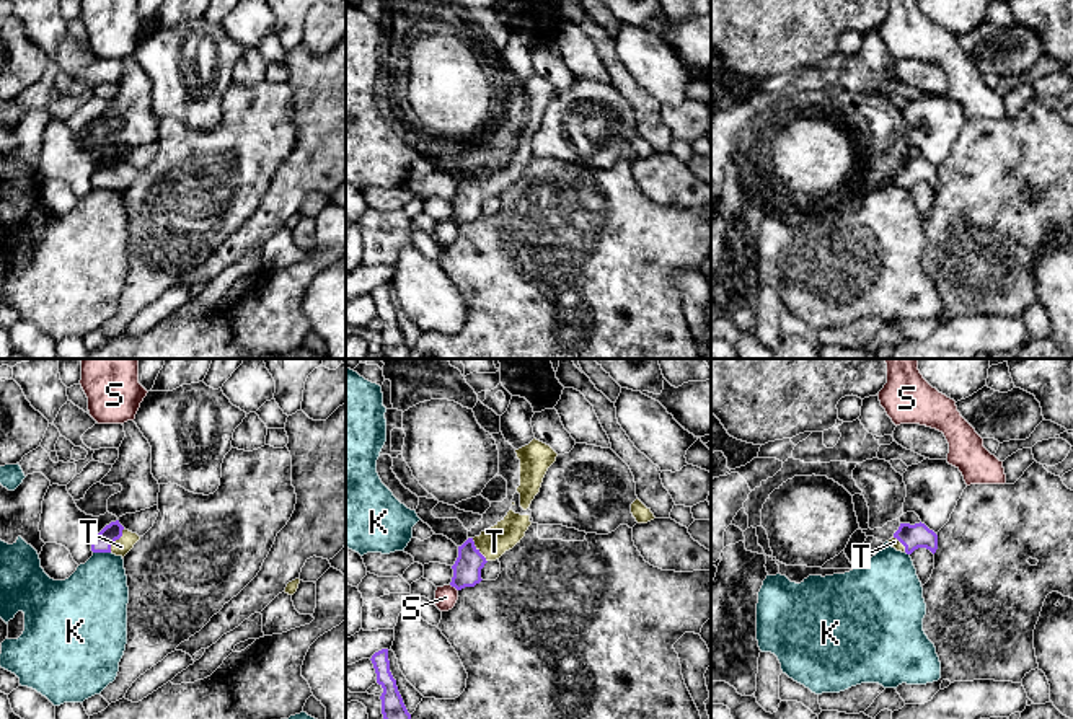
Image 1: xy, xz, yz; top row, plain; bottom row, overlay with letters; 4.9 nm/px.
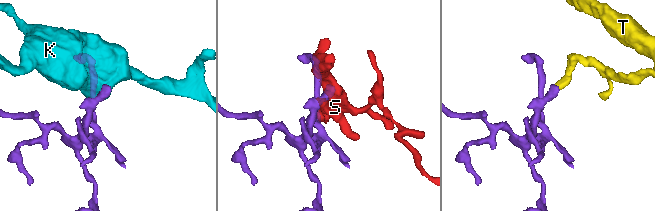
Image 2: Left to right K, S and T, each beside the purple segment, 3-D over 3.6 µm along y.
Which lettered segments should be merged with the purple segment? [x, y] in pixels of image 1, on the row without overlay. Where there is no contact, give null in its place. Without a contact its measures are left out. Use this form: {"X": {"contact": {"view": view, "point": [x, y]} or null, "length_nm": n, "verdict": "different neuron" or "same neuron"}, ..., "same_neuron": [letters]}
{"K": {"contact": {"view": "xy", "point": [101, 186]}, "length_nm": 90, "verdict": "different neuron"}, "S": {"contact": {"view": "xz", "point": [454, 220]}, "length_nm": 50, "verdict": "different neuron"}, "T": {"contact": {"view": "xy", "point": [116, 173]}, "length_nm": 140, "verdict": "same neuron"}, "same_neuron": ["T"]}

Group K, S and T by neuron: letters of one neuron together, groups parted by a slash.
K / S / T

